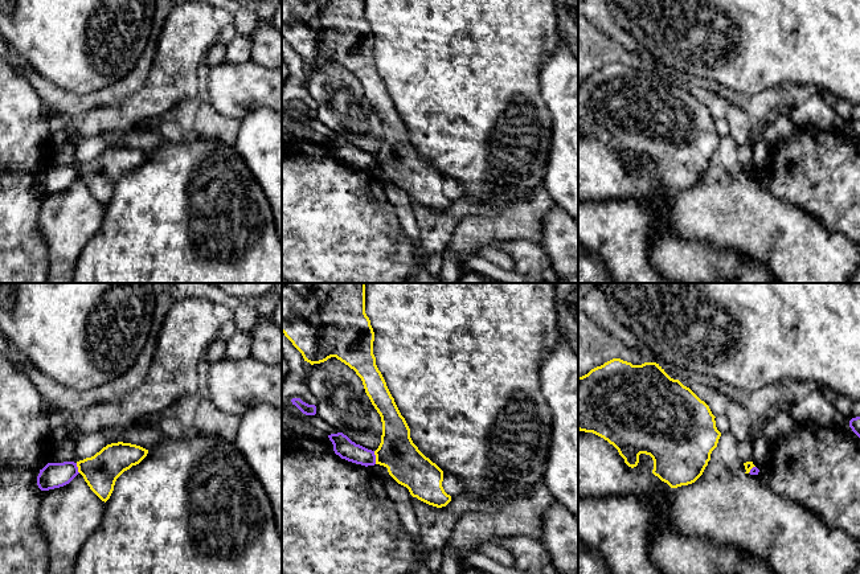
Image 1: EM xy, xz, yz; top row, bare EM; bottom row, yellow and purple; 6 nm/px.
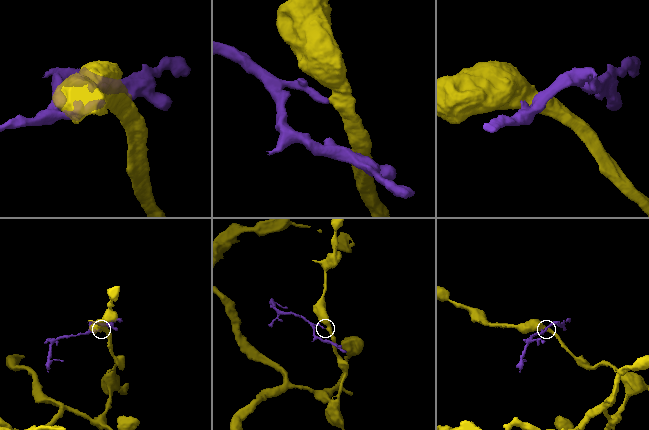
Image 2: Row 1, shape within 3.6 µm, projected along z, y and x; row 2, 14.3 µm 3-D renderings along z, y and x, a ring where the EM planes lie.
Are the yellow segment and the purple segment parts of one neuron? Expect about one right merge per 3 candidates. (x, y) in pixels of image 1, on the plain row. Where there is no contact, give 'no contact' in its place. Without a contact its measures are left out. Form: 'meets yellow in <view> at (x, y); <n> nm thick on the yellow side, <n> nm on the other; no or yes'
meets yellow in xz at (376, 162); 240 nm thick on the yellow side, 120 nm on the other; no

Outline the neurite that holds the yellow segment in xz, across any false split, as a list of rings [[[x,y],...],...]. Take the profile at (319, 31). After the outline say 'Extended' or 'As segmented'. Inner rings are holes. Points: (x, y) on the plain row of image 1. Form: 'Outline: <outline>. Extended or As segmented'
Outline: [[[282,0],[282,36],[311,69],[336,61],[356,75],[382,126],[376,168],[386,171],[413,201],[446,210],[451,200],[442,190],[443,175],[413,147],[376,69],[365,0]]]. As segmented

